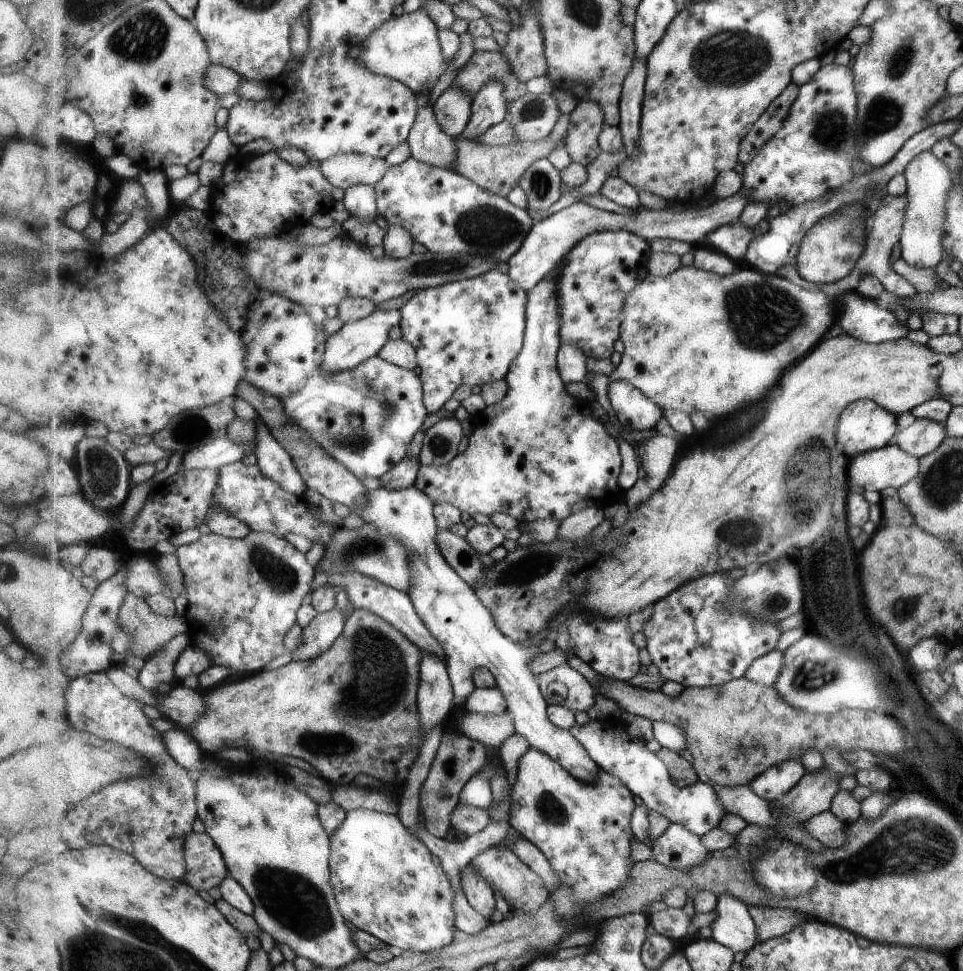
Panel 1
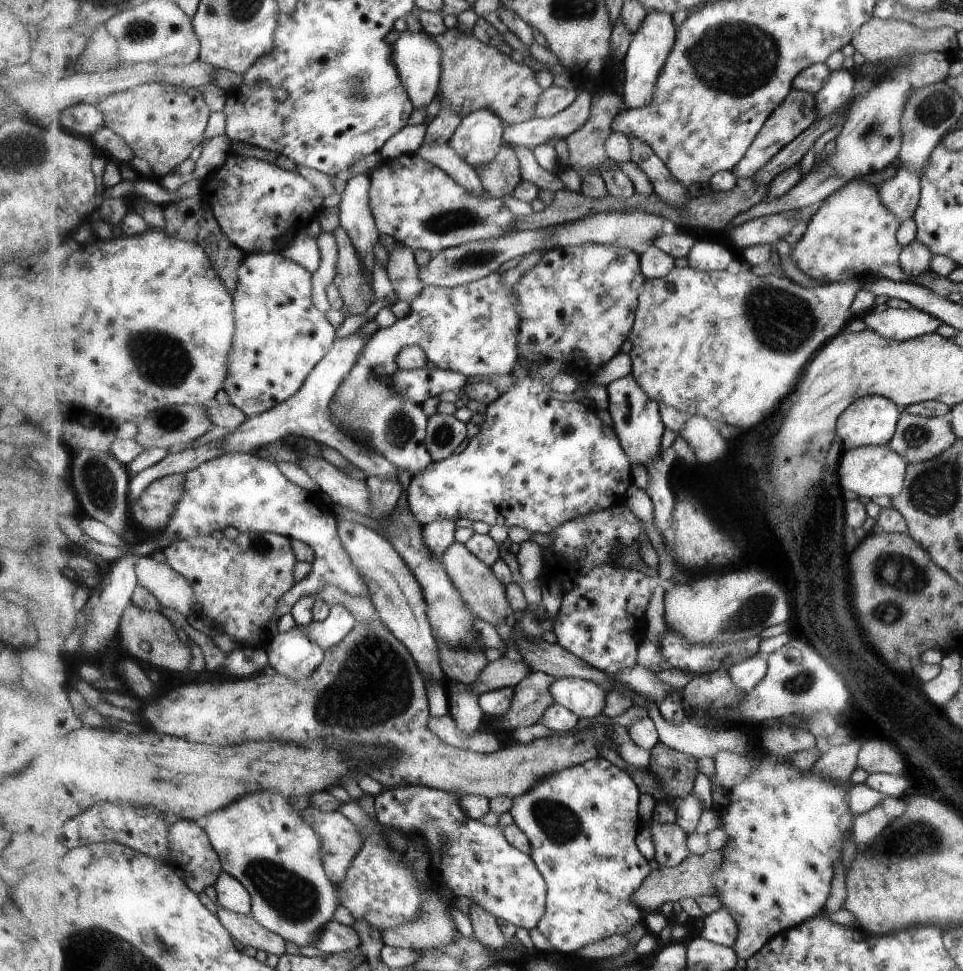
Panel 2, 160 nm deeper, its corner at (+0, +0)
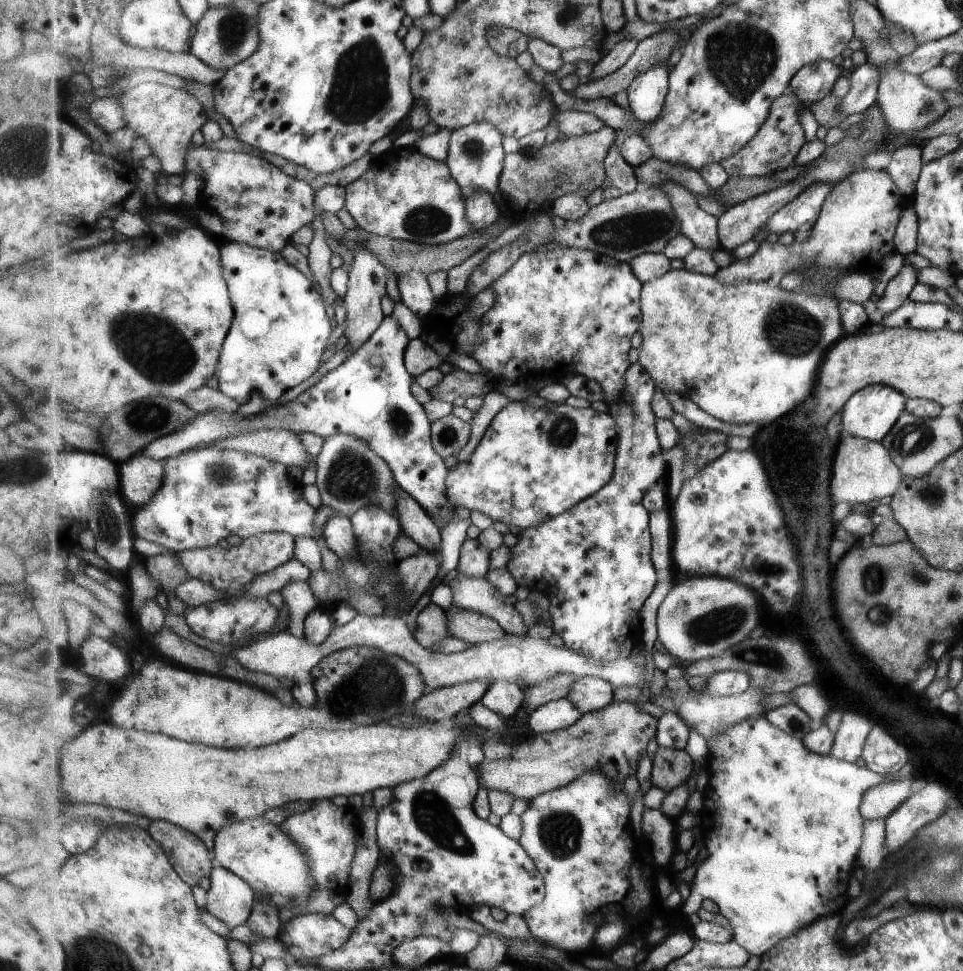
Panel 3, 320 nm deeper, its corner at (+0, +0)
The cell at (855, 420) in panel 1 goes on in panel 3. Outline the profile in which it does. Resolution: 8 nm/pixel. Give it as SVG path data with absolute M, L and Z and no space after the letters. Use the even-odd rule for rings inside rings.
M875 383L861 387L845 403L842 412L843 430L841 435L851 435L868 441L880 441L900 418L906 402L907 397L890 386Z

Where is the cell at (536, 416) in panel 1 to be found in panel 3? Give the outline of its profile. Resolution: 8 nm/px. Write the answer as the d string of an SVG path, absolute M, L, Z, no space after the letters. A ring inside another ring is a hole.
M511 401L491 423L479 446L464 463L450 469L446 493L450 505L458 504L469 510L478 510L493 522L513 524L520 529L536 527L599 492L615 475L619 446L619 429L608 411L584 409L559 404L555 411L533 408L520 401Z

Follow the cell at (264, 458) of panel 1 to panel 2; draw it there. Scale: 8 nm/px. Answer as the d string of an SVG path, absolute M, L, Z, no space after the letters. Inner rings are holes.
M263 252L246 256L238 271L241 274L238 276L239 288L234 292L237 330L224 389L229 402L250 417L276 407L300 390L311 371L328 355L330 348L333 348L336 328L326 313L315 308L312 281L314 273L305 270L301 264L285 258L281 253Z

